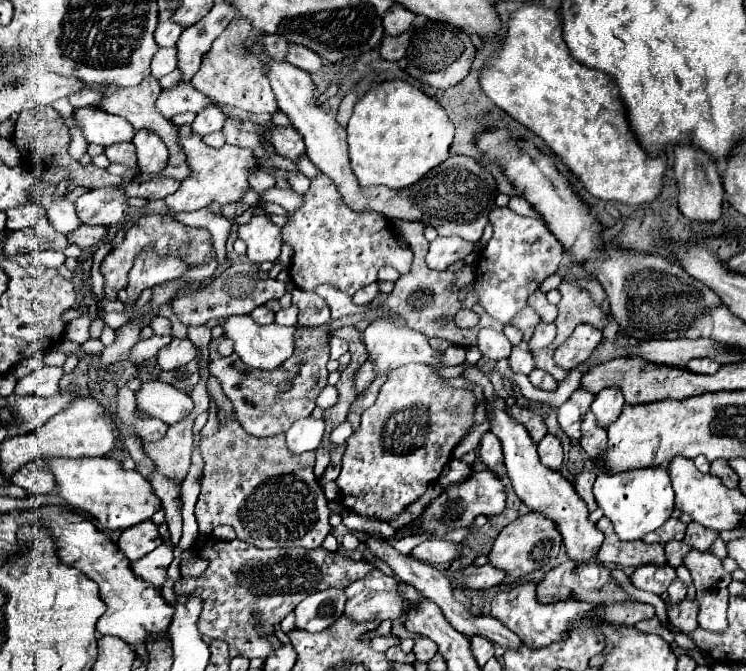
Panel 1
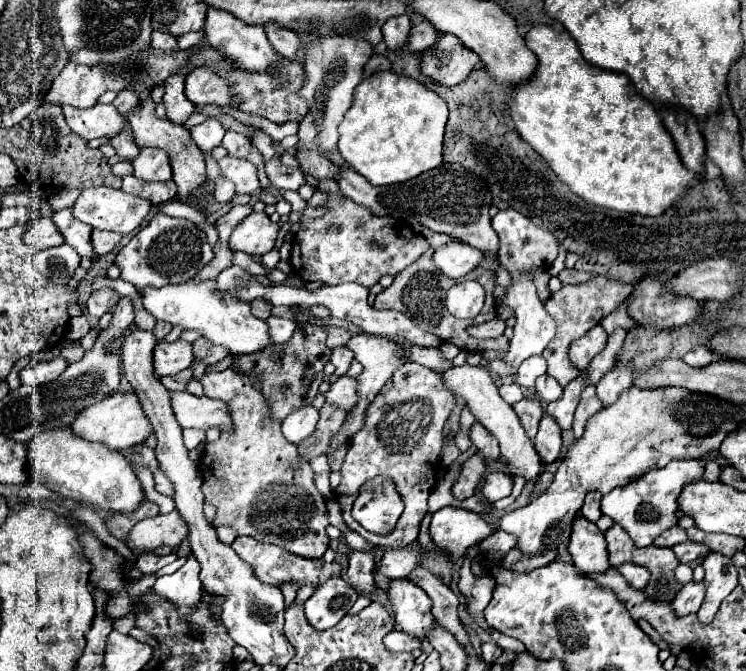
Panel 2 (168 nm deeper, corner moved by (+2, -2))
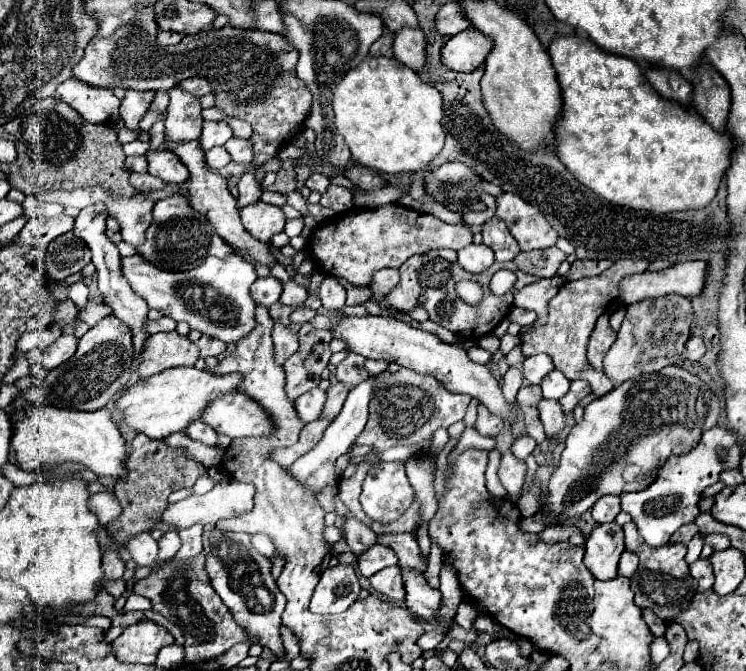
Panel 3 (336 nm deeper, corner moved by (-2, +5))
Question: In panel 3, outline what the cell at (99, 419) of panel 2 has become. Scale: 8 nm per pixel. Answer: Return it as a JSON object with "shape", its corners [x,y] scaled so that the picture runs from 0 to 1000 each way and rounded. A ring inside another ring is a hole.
{"shape":[[[235,547],[218,556],[202,559],[200,565],[184,568],[157,598],[154,610],[162,615],[162,627],[181,645],[192,645],[202,654],[218,654],[235,642],[245,642],[256,627],[269,621],[275,604],[304,583],[315,583],[323,559],[286,559],[261,547]]]}

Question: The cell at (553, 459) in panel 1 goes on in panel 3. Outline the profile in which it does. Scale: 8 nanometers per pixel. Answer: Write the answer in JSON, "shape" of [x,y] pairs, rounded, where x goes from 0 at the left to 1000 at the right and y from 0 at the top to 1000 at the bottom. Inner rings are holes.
{"shape":[[[728,595],[725,604],[723,604],[723,621],[725,621],[725,630],[731,636],[733,654],[747,654],[752,648],[755,636],[757,636],[755,613],[752,613],[749,598],[744,598],[744,595]]]}

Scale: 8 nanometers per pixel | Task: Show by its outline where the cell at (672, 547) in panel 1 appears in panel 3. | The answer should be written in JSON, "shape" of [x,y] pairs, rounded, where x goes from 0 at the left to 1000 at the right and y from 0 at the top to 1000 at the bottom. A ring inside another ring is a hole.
{"shape":[[[942,797],[942,809],[953,812],[958,821],[969,821],[977,815],[977,803],[969,797]]]}

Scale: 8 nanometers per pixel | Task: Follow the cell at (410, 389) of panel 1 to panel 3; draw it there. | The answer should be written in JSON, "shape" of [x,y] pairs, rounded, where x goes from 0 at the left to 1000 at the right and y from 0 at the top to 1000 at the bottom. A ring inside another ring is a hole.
{"shape":[[[538,547],[532,556],[519,556],[519,553],[508,556],[503,562],[503,586],[500,586],[500,595],[497,595],[497,604],[495,604],[495,627],[492,627],[487,645],[476,657],[479,663],[497,666],[497,672],[481,690],[468,693],[462,699],[462,705],[457,708],[457,714],[454,714],[454,741],[465,753],[465,759],[484,779],[489,779],[497,791],[503,791],[505,797],[511,797],[511,794],[556,794],[559,785],[562,785],[562,776],[564,776],[564,768],[562,768],[564,750],[562,750],[562,744],[556,744],[556,753],[551,753],[538,768],[538,773],[532,773],[529,779],[521,779],[521,782],[511,782],[505,776],[497,776],[487,765],[487,759],[481,759],[484,720],[487,720],[492,702],[503,690],[508,690],[508,681],[511,681],[513,672],[519,672],[521,666],[529,666],[529,663],[562,663],[562,660],[578,654],[580,645],[588,636],[602,636],[610,627],[618,627],[629,598],[631,598],[629,589],[605,586],[583,562],[564,559],[564,556],[559,556],[554,550],[546,550],[546,547]]]}

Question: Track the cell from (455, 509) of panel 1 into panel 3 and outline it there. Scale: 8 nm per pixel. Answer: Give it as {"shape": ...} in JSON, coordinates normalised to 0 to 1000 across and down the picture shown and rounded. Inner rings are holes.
{"shape":[[[674,675],[672,681],[672,693],[669,693],[669,714],[672,723],[680,729],[682,738],[696,738],[698,735],[698,723],[704,714],[704,690],[693,687],[688,681],[688,675]]]}

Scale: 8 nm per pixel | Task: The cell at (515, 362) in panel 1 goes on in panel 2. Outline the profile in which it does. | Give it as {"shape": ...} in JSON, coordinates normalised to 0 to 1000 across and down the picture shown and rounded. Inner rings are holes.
{"shape":[[[712,531],[712,534],[706,534],[706,537],[696,545],[690,566],[693,566],[693,572],[696,572],[698,578],[714,578],[714,575],[717,575],[717,566],[720,566],[723,560],[728,560],[731,554],[733,554],[731,534],[728,534],[728,531]]]}

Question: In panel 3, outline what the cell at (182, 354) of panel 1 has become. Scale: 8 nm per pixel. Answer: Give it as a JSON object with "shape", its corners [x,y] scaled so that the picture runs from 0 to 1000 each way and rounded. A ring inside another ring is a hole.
{"shape":[[[237,493],[227,496],[208,496],[194,508],[194,526],[189,526],[186,538],[186,559],[189,565],[216,556],[227,547],[259,544],[267,535],[264,517]]]}

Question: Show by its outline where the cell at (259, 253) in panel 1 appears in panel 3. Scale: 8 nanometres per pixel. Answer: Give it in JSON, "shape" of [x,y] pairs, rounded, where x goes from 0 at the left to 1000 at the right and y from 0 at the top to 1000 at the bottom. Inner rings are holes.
{"shape":[[[345,300],[339,306],[331,306],[331,308],[320,311],[320,320],[323,320],[326,338],[342,356],[347,356],[353,362],[361,362],[363,353],[369,347],[377,347],[379,335],[382,335],[379,314],[374,308],[369,308],[369,306],[353,303],[353,300]]]}

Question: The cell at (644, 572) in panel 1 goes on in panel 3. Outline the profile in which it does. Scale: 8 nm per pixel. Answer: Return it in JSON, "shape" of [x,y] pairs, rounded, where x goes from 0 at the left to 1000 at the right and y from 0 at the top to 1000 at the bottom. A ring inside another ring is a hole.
{"shape":[[[835,821],[832,836],[830,836],[830,857],[846,863],[851,857],[851,851],[854,851],[854,842],[857,842],[854,827],[846,824],[846,821]]]}

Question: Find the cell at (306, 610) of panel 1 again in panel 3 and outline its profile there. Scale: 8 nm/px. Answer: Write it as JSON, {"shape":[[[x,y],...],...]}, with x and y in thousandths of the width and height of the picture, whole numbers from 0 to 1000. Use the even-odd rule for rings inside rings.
{"shape":[[[454,839],[449,845],[438,845],[422,875],[414,911],[425,917],[460,914],[479,896],[481,881],[481,863],[471,842]]]}

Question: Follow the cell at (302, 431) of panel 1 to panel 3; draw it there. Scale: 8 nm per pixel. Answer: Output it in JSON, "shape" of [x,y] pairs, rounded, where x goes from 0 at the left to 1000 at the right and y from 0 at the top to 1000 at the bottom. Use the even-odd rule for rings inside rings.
{"shape":[[[420,580],[395,595],[395,613],[406,630],[425,627],[430,621],[433,604],[436,604],[436,583],[430,580]]]}

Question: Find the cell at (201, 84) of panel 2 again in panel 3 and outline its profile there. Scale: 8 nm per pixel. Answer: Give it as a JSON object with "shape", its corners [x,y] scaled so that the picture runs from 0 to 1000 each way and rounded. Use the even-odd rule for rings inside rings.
{"shape":[[[256,115],[256,118],[248,118],[248,121],[243,121],[240,127],[243,127],[248,136],[253,136],[256,142],[261,142],[261,145],[272,145],[272,142],[277,142],[277,139],[286,136],[283,124],[275,121],[272,115]]]}

